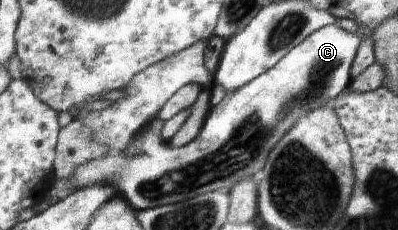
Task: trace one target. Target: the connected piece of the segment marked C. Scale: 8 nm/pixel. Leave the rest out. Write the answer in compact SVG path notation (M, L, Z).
M336 23L323 26L316 33L306 37L298 46L294 46L272 69L266 70L260 77L254 78L241 89L226 92L222 101L209 112L201 133L188 145L180 148L170 145L162 140L159 125L151 123L132 140L126 152L109 152L106 158L86 162L77 169L74 178L55 179L47 194L50 198L59 201L82 186L110 182L118 188L119 194L130 201L130 206L134 206L139 211L185 201L212 191L229 194L237 182L246 180L250 176L260 176L269 154L276 148L281 138L301 121L301 118L310 114L312 110L324 108L328 100L336 98L349 88L353 61L356 60L357 49L360 48L361 42L361 37L356 36L356 30L346 32Z

